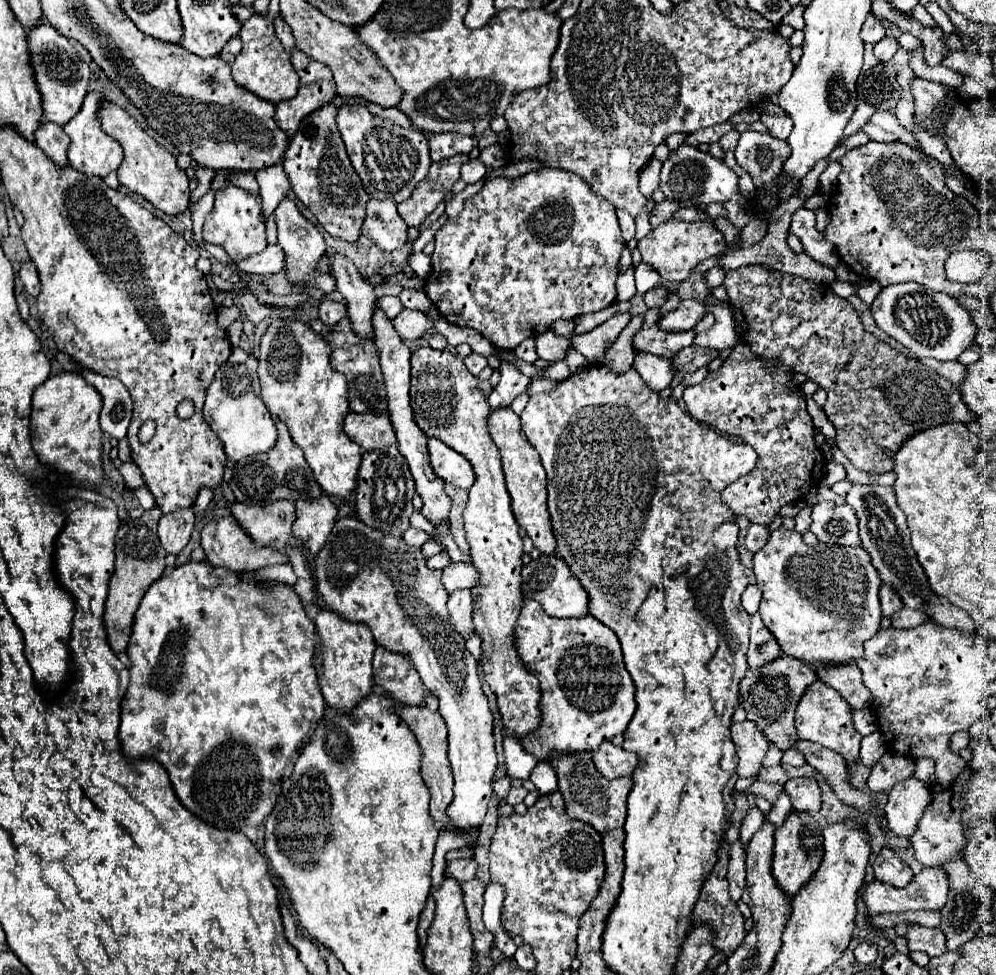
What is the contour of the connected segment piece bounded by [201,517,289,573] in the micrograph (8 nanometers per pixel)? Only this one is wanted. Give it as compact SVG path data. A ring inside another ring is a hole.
M221 517L215 519L211 523L205 525L203 533L201 533L201 547L207 553L207 561L211 561L215 567L225 567L231 571L239 571L239 573L249 573L249 571L257 571L265 565L277 565L277 563L287 563L289 557L285 553L279 553L271 547L261 547L255 545L249 535L241 529L241 525L237 523L235 517Z

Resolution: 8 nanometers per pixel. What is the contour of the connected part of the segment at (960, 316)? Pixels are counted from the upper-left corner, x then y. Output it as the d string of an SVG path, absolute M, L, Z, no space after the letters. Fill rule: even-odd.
M911 281L883 287L879 291L879 295L875 297L875 301L871 303L871 313L873 313L873 319L875 319L877 327L881 331L885 331L889 337L899 341L903 347L913 351L917 357L931 357L931 359L937 359L937 361L955 361L973 343L975 331L977 331L971 313L957 299L953 299L945 293L923 289L923 285L911 283Z

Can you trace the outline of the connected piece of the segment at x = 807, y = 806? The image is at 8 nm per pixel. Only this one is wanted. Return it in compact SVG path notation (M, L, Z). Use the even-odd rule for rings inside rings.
M799 777L799 779L791 779L785 783L785 791L789 793L793 807L795 809L803 809L809 813L817 813L819 811L819 803L816 803L816 791L819 791L819 785L813 777Z

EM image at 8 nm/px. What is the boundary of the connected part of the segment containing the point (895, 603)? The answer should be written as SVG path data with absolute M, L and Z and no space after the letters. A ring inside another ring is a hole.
M881 585L879 599L881 599L881 609L883 609L885 617L891 617L895 611L899 611L903 607L899 593L891 585Z

